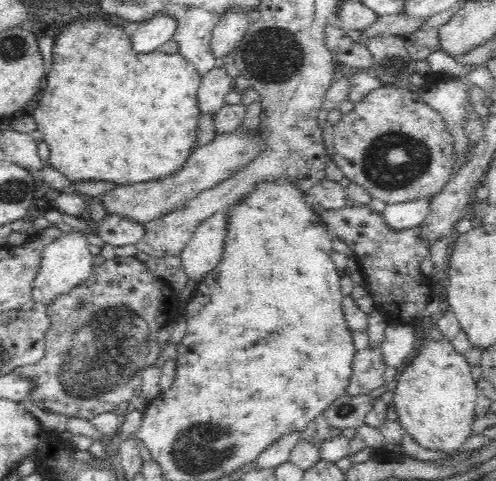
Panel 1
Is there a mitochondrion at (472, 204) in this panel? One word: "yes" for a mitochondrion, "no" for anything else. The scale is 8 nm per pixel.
no

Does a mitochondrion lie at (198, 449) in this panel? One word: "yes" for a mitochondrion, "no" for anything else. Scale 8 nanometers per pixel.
yes

